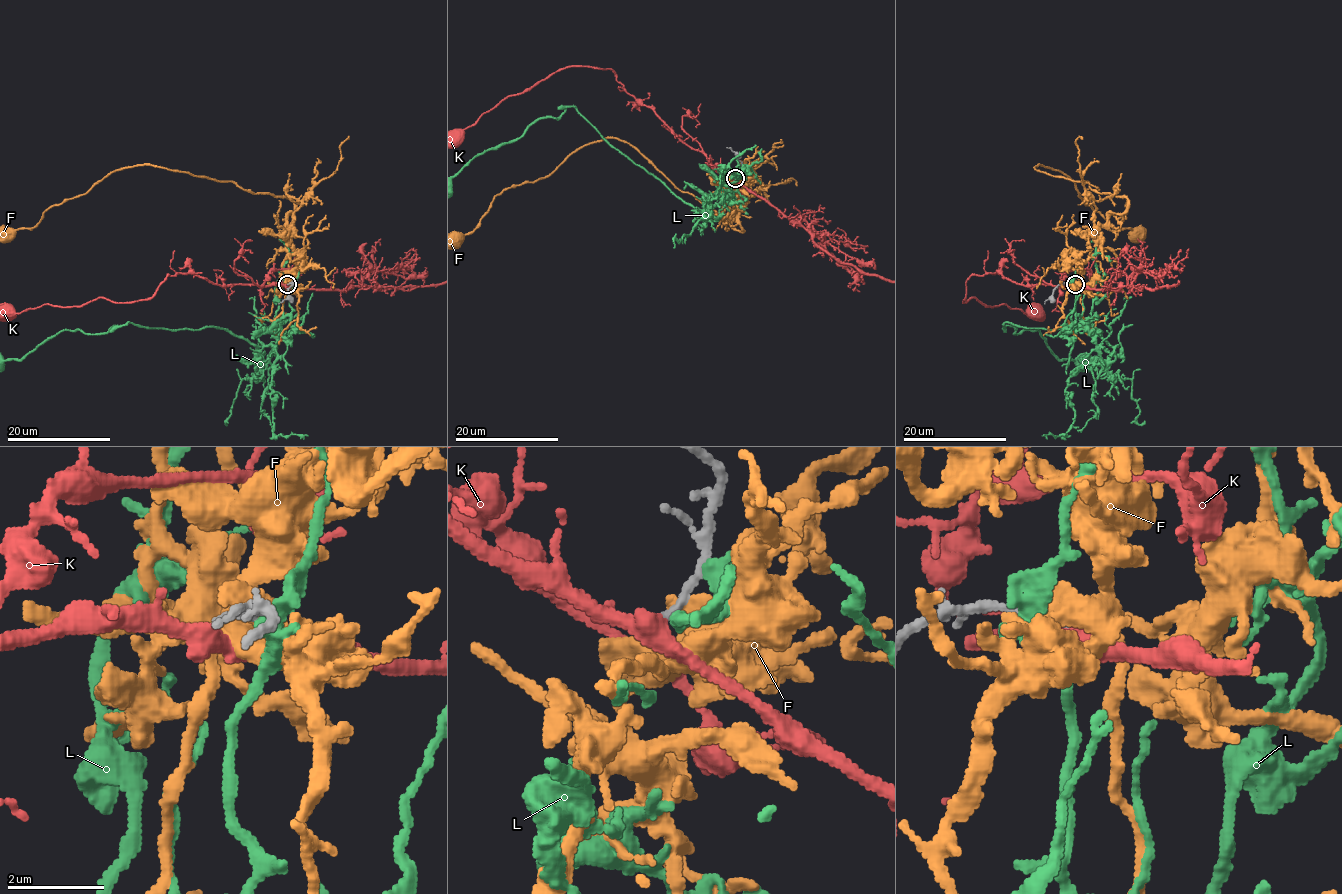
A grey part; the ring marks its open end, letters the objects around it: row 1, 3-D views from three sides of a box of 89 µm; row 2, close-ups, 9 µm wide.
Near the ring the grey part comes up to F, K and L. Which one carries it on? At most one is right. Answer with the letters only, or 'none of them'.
K

